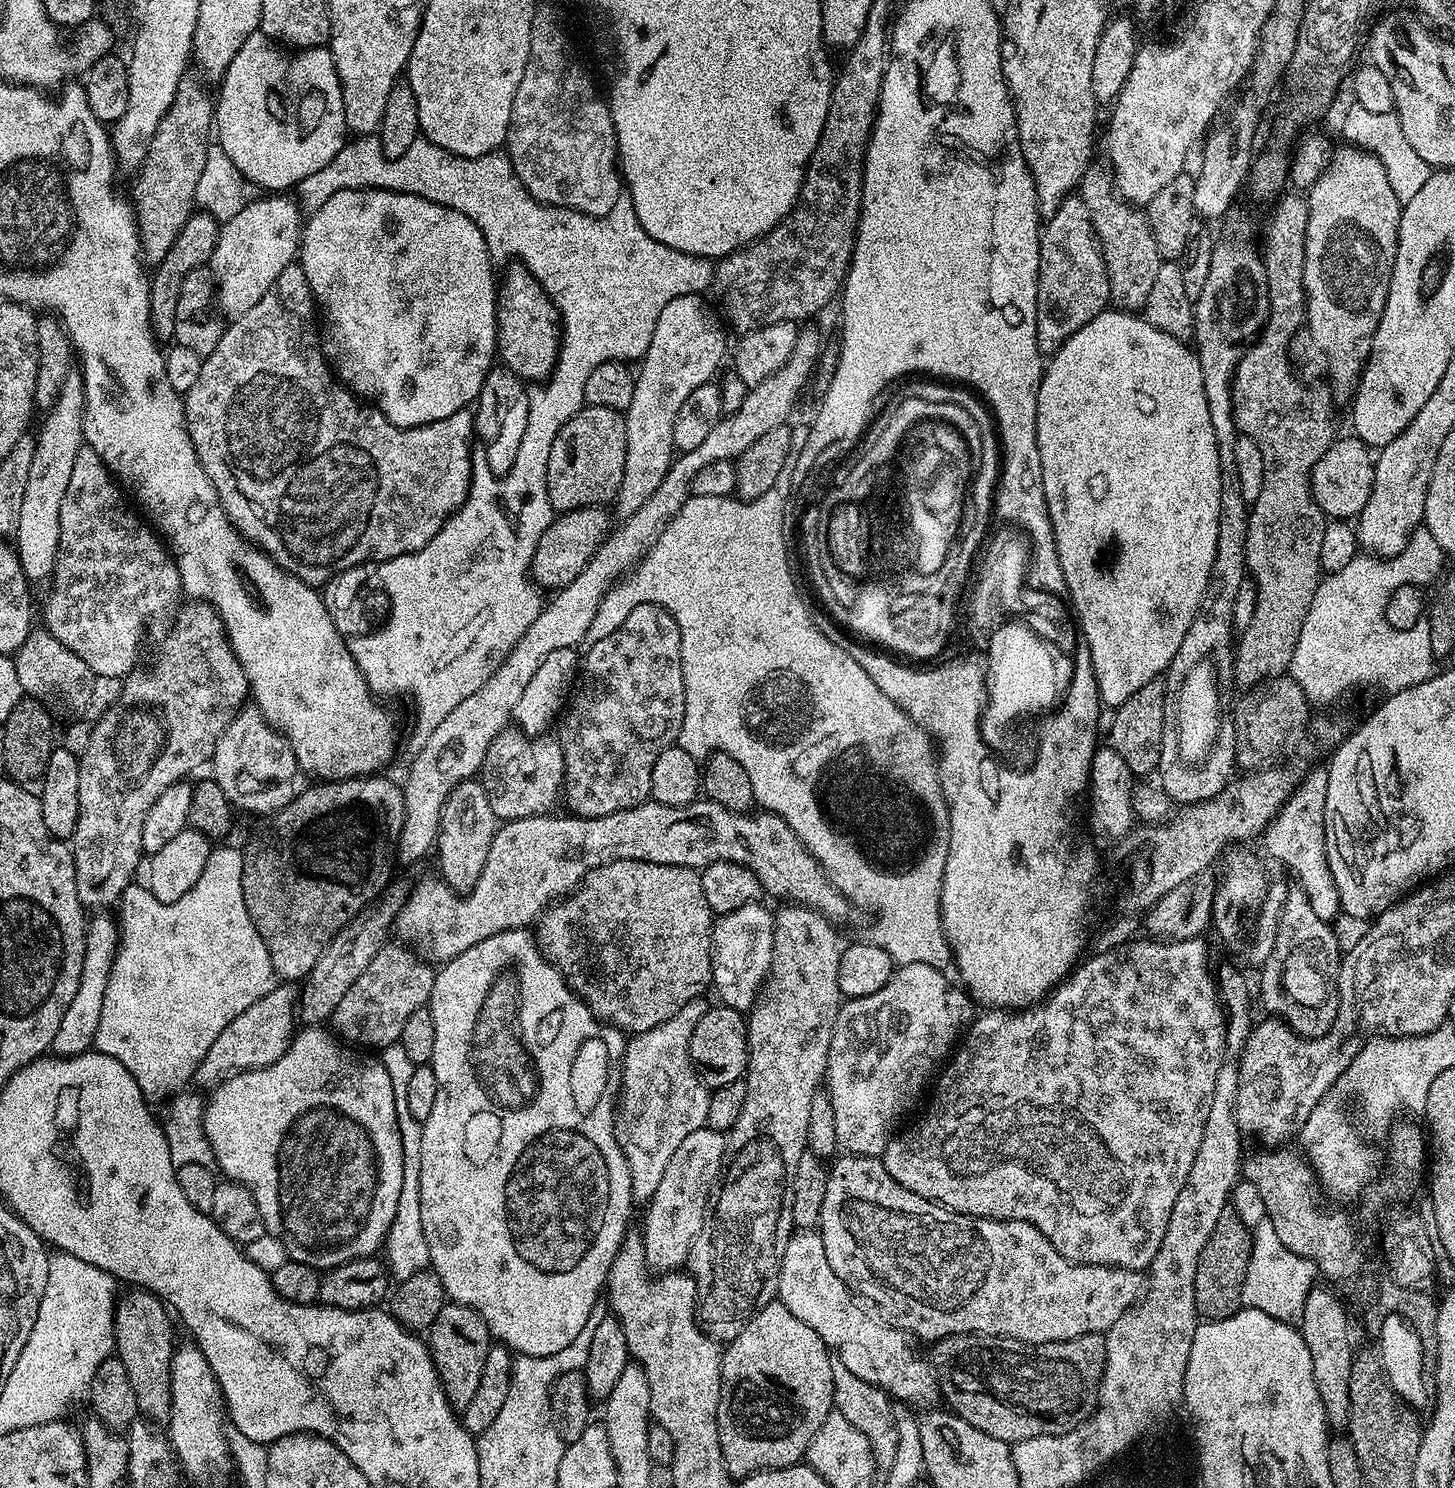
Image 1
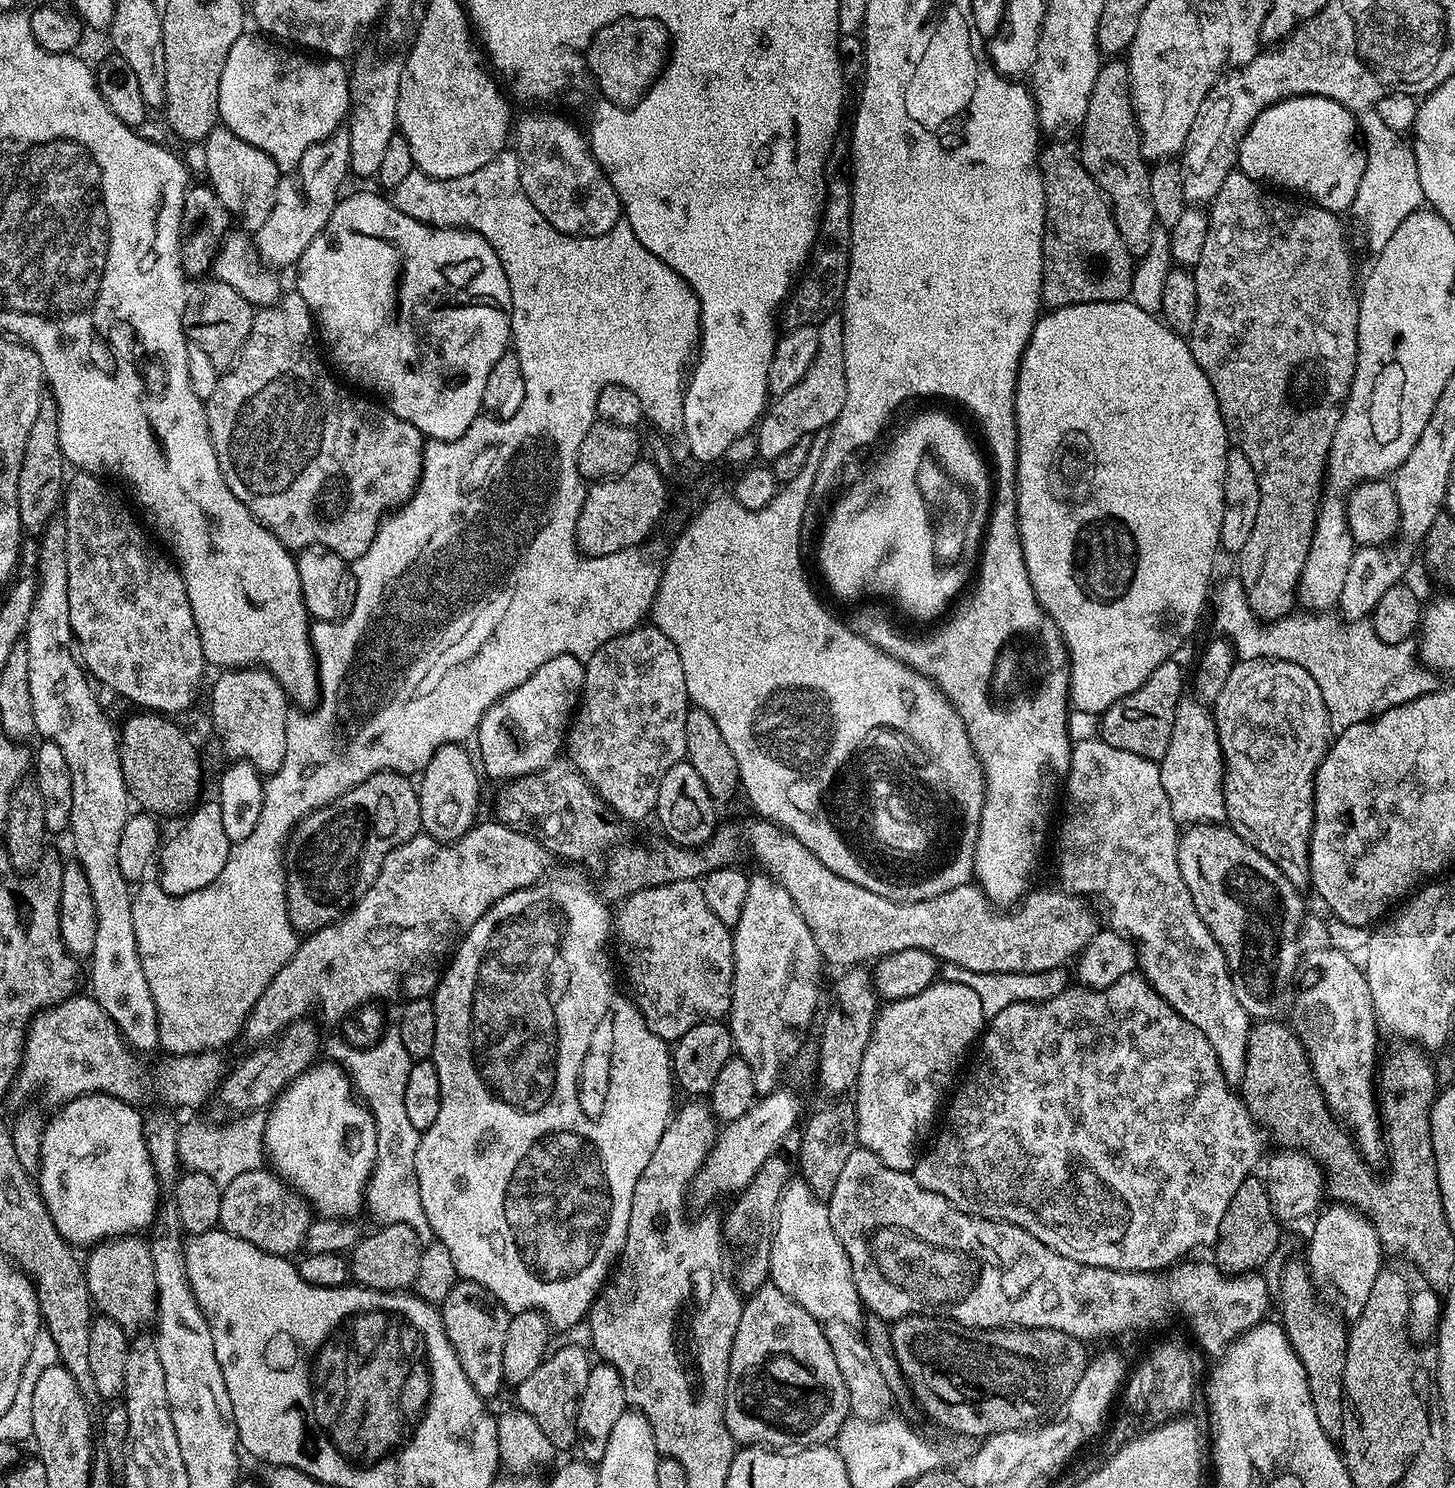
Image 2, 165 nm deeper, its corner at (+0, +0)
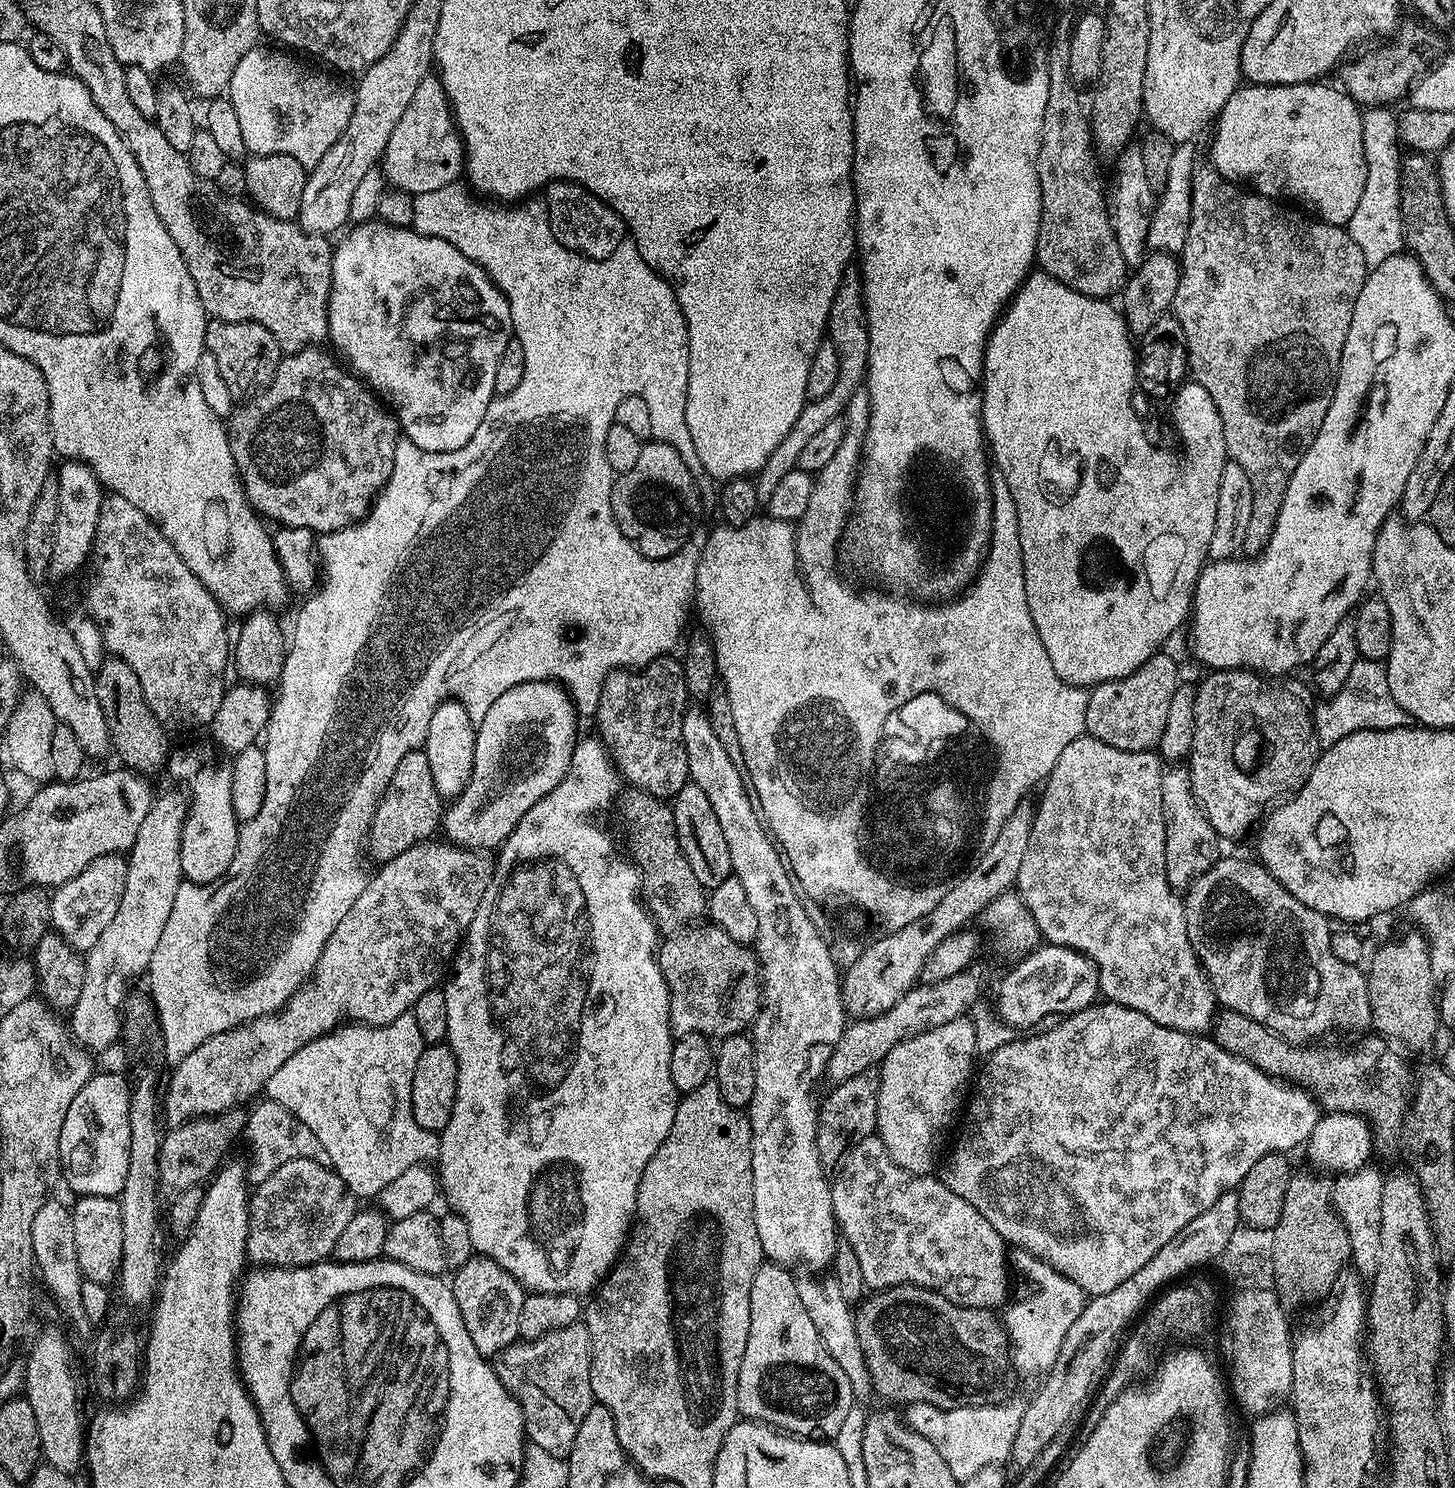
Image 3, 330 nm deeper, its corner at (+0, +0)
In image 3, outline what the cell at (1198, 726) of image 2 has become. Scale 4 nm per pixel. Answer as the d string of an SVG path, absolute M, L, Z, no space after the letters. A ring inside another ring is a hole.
M1172 766L1165 771L1162 778L1162 810L1166 826L1166 878L1172 884L1173 889L1180 890L1191 884L1206 870L1210 870L1210 866L1218 859L1218 853L1216 853L1217 834L1210 826L1204 811L1200 809L1200 803L1194 798L1194 790L1187 767Z

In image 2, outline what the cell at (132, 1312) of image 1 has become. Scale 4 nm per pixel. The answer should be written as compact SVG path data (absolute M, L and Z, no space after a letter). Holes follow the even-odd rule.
M133 1234L131 1236L114 1236L110 1240L101 1240L99 1244L95 1245L95 1247L93 1247L91 1251L89 1251L92 1253L89 1254L88 1260L86 1256L86 1259L83 1261L84 1277L86 1278L86 1282L88 1283L88 1293L92 1295L93 1305L95 1305L95 1307L99 1309L99 1311L103 1313L105 1317L115 1320L118 1326L124 1328L125 1332L128 1334L136 1334L134 1332L138 1331L139 1328L144 1328L147 1326L147 1324L149 1327L149 1325L151 1325L156 1319L156 1298L158 1295L158 1272L156 1276L156 1271L158 1271L158 1265L152 1255L152 1249L150 1247L149 1241L146 1242L140 1239L144 1238L141 1238L139 1235Z

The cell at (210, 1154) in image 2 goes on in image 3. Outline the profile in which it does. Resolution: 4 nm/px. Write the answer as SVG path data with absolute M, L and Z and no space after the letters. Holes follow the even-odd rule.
M261 1099L256 1106L256 1109L248 1112L246 1125L246 1137L248 1136L249 1142L252 1143L252 1165L249 1163L246 1171L253 1185L261 1184L266 1178L270 1178L274 1170L278 1170L278 1166L283 1166L285 1162L294 1162L294 1158L310 1158L322 1166L331 1168L330 1154L326 1154L326 1146L318 1142L318 1137L314 1130L310 1130L310 1126L294 1118L290 1110L273 1100Z

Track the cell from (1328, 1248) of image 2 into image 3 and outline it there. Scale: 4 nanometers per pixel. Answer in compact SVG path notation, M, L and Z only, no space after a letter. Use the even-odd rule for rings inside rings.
M1365 1166L1337 1175L1332 1180L1332 1205L1350 1234L1351 1267L1371 1274L1378 1270L1378 1250L1382 1246L1382 1186L1385 1173Z

